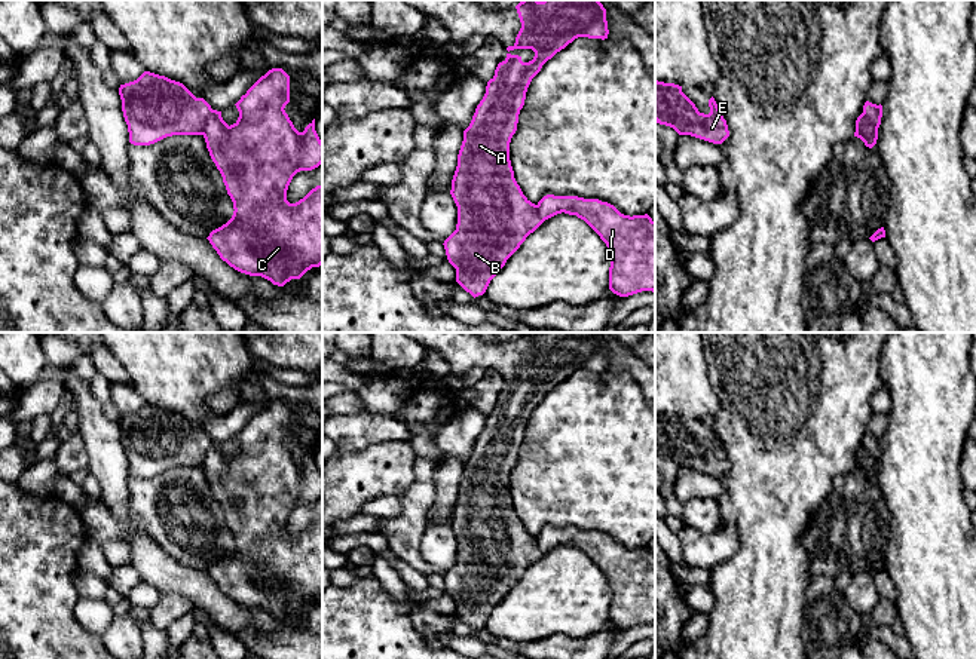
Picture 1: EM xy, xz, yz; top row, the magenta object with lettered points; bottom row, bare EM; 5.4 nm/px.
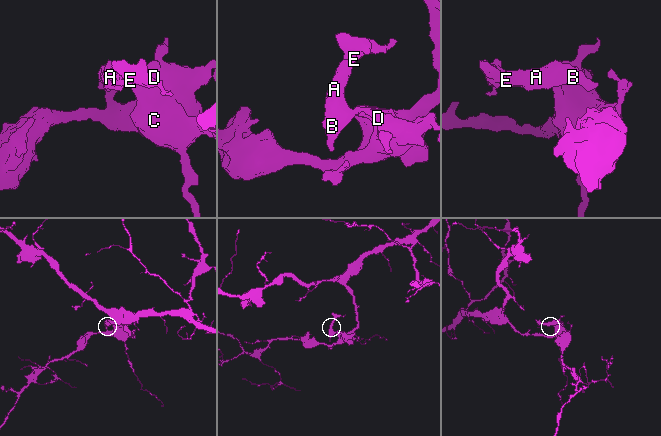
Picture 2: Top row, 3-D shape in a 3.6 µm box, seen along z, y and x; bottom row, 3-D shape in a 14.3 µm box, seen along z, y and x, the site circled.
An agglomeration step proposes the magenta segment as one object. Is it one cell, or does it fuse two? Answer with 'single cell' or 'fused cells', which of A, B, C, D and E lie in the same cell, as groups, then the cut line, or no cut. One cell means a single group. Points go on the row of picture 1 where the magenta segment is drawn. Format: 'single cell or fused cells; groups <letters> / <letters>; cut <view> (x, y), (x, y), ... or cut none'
fused cells; groups A B E / C D; cut xy (213, 110), (201, 134)

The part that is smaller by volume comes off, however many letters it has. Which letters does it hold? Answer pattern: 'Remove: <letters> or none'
Remove: A, B, E

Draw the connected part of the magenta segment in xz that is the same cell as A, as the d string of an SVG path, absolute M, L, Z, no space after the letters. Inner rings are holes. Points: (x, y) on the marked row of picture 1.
M521 0L517 6L521 28L507 58L487 82L486 94L475 108L458 154L450 194L458 206L456 230L444 240L449 263L456 269L456 282L474 298L483 295L490 281L505 266L544 220L521 191L510 160L510 142L517 131L532 79L542 65L578 37L608 39L606 9L599 0ZM514 49L532 49L535 56L523 62Z

